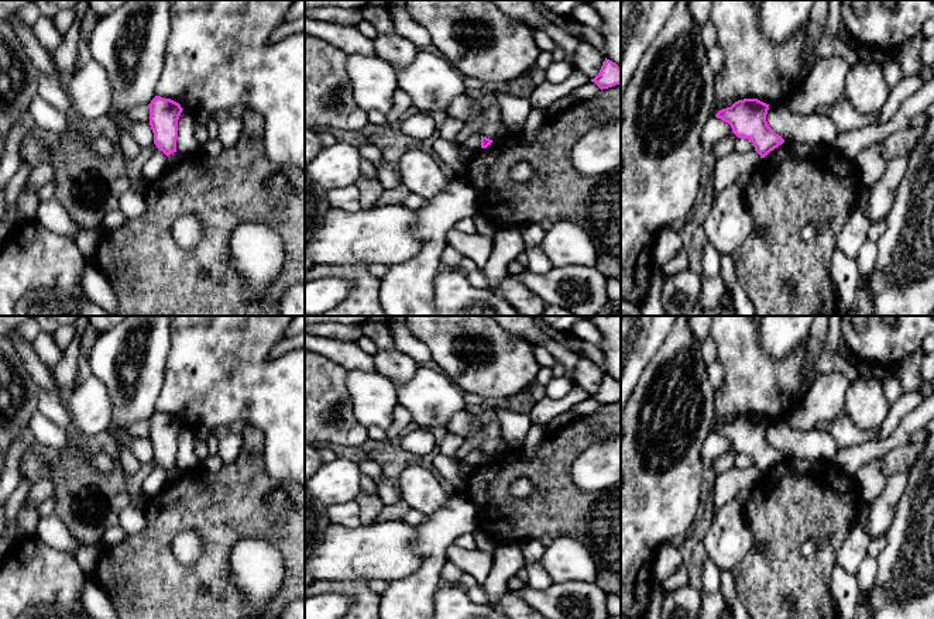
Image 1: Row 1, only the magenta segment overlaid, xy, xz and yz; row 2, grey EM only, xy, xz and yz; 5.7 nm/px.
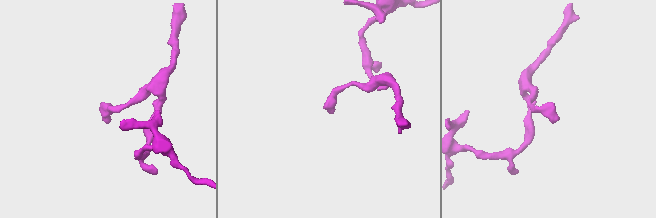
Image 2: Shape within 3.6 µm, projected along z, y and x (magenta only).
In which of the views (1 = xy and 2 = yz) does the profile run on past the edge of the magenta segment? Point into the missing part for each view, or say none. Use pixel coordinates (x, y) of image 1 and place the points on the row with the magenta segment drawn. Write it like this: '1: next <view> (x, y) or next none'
1: next none
2: next none

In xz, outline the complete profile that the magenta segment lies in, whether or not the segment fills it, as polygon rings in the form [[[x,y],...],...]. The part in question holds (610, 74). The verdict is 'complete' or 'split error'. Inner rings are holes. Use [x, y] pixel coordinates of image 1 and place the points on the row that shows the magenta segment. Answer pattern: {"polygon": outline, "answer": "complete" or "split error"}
{"polygon": [[[605,58],[600,73],[591,79],[601,90],[621,85],[621,66]]], "answer": "complete"}

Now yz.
{"polygon": [[[744,99],[731,107],[720,110],[715,117],[728,123],[738,138],[753,142],[755,151],[765,158],[770,151],[784,142],[766,121],[769,104],[758,99]]], "answer": "complete"}

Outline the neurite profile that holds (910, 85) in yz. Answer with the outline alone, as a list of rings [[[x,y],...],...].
[[[918,75],[903,78],[902,82],[892,90],[889,100],[878,113],[873,124],[883,124],[889,121],[896,114],[900,104],[907,97],[916,94],[921,86],[923,86],[923,80]]]

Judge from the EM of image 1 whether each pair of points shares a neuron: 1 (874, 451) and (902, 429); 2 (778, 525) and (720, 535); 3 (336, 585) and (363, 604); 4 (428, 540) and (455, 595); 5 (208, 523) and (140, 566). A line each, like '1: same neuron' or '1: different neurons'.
1: same neuron
2: different neurons
3: same neuron
4: different neurons
5: same neuron

